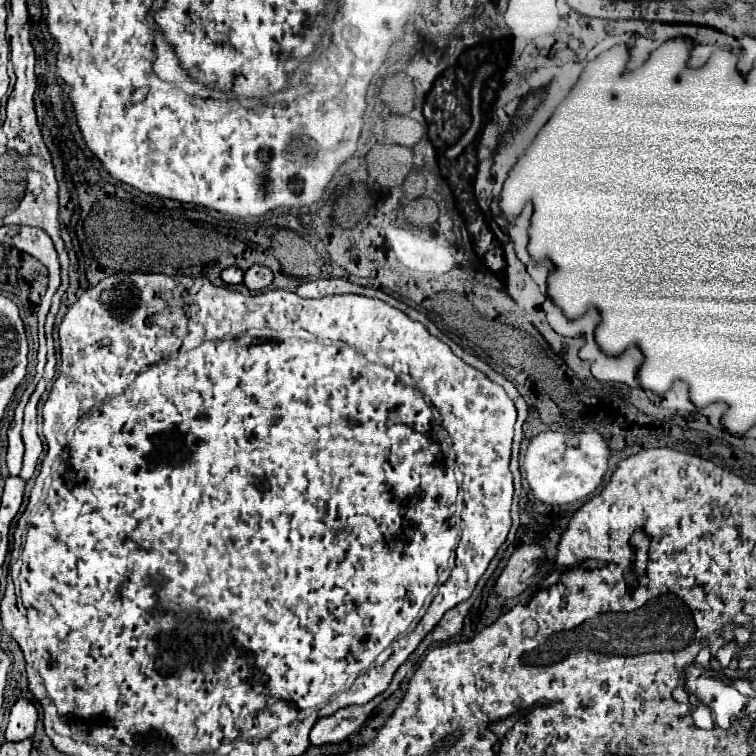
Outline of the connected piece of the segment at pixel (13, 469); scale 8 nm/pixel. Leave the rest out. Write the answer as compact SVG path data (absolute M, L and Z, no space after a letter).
M38 360L38 366L36 366L36 378L34 382L30 384L30 390L24 394L24 398L20 400L20 404L16 406L16 414L14 414L14 420L8 428L8 454L6 454L6 466L8 466L8 472L10 476L18 476L20 474L20 468L22 468L22 456L24 456L24 446L22 446L22 436L20 436L20 430L22 430L22 416L24 416L24 406L26 406L26 400L28 396L32 394L32 388L36 386L38 382L38 376L44 372L46 360Z

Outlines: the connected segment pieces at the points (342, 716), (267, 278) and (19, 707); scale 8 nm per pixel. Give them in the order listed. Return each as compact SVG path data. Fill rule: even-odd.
M408 660L406 664L402 664L394 676L390 688L384 694L376 696L372 702L368 702L364 706L348 706L348 708L342 708L328 718L318 720L310 732L310 742L314 746L318 746L318 744L322 746L322 744L336 744L336 742L346 740L352 732L356 732L366 722L370 712L398 688L398 684L404 680L408 670L412 670L412 666L414 666L414 660Z
M252 266L250 270L246 270L244 274L244 286L252 292L258 292L258 290L264 290L272 284L272 270L266 268L266 266Z
M20 698L10 710L8 728L6 728L6 740L8 742L20 742L20 740L30 738L34 734L36 722L38 722L36 706L30 700Z

